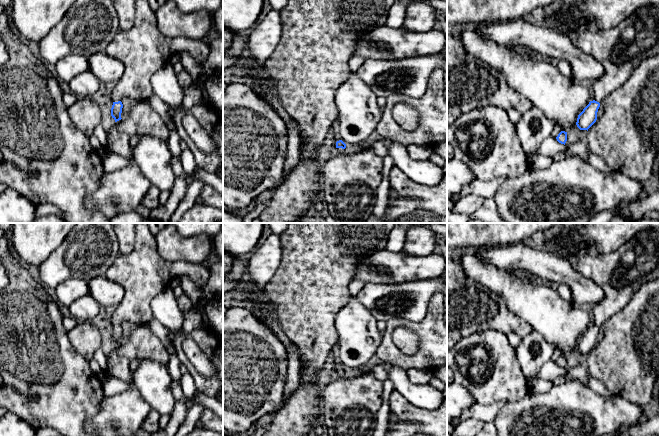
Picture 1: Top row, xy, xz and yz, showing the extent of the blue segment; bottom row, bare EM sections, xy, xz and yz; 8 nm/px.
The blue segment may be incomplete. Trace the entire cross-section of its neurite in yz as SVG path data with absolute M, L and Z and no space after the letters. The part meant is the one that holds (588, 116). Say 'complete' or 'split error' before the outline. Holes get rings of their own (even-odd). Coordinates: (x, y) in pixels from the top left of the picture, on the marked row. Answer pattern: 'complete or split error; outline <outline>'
split error; outline M641 7L608 30L582 32L575 45L604 68L604 75L592 82L594 100L577 118L577 127L588 131L596 122L604 99L644 60L659 54L659 7Z

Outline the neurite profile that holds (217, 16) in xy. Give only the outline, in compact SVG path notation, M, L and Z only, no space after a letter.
M223 0L221 6L212 14L213 27L223 36Z

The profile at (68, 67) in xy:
M68 55L60 59L53 67L58 79L71 81L75 76L89 70L88 58L78 55Z

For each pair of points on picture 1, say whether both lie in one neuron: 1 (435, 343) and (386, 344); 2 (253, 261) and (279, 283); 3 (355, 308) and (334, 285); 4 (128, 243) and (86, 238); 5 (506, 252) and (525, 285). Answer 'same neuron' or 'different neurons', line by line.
1: same neuron
2: different neurons
3: different neurons
4: different neurons
5: different neurons

